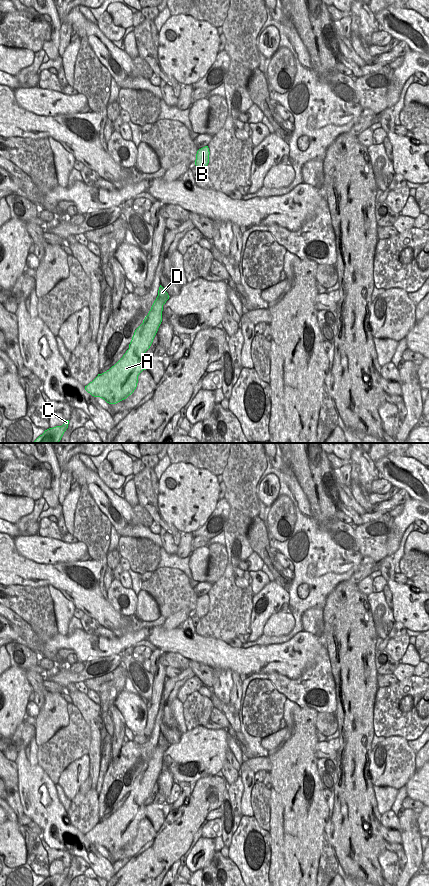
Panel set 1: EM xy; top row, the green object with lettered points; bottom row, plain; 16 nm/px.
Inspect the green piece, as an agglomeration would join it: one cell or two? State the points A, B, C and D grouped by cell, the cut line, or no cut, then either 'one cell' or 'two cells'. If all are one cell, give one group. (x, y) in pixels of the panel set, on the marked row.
groups A B C D; cut none; one cell

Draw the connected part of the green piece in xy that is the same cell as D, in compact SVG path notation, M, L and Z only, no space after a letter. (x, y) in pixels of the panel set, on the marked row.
M160 285L158 296L143 323L135 330L129 349L109 370L85 386L85 390L94 397L100 397L109 404L116 404L137 387L138 376L146 370L145 352L150 348L162 322L163 305L169 299L166 290Z

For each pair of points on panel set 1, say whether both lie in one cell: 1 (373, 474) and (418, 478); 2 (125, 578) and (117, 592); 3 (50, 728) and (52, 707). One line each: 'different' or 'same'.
1: different
2: different
3: same

